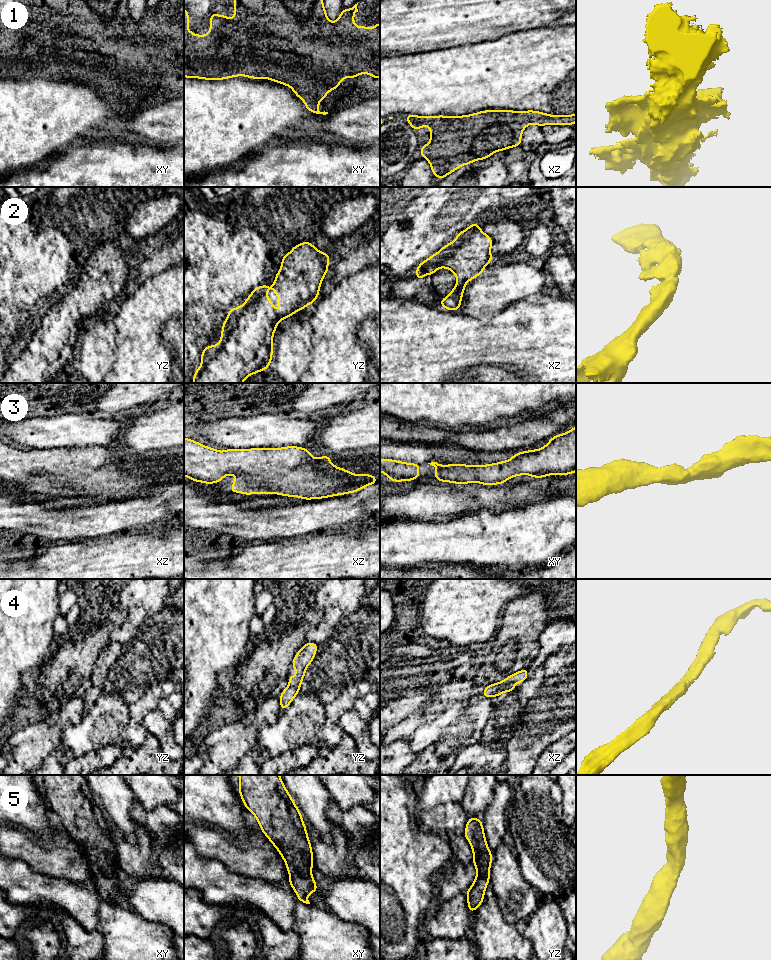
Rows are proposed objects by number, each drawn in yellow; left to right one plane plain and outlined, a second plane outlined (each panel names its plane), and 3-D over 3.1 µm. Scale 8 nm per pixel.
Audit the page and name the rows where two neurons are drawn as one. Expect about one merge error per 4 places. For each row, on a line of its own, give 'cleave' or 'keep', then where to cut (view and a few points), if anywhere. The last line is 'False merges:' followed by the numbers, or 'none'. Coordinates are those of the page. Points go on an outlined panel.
1: keep; no cut
2: keep; no cut
3: keep; no cut
4: keep; no cut
5: keep; no cut
False merges: none

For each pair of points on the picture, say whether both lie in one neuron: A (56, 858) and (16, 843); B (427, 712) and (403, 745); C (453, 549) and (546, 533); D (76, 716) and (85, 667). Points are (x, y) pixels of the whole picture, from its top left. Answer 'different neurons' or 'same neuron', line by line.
A: same neuron
B: different neurons
C: same neuron
D: different neurons

